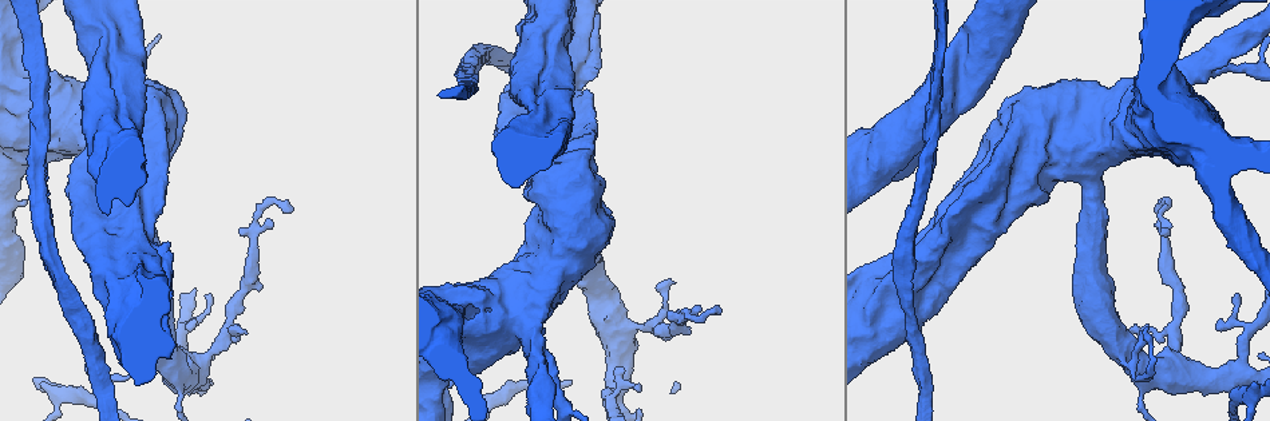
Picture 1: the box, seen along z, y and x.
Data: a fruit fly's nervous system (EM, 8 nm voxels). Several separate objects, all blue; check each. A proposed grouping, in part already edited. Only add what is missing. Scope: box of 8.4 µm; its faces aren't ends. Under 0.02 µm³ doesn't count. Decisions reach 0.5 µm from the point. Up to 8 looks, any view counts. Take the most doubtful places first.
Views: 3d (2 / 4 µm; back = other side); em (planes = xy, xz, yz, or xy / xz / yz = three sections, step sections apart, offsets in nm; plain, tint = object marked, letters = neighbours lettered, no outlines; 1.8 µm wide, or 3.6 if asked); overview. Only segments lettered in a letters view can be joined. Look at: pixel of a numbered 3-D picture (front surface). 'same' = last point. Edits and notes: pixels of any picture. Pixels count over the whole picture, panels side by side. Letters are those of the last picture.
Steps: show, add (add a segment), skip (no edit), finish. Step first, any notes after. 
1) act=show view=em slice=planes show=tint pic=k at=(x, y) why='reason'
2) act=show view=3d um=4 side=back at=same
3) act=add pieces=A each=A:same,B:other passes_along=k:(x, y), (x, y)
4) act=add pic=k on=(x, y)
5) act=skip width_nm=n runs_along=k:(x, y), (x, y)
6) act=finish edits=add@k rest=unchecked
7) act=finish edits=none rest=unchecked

act=show view=em slice=planes show=tint pic=1 at=(487, 402) why='calibre changes'

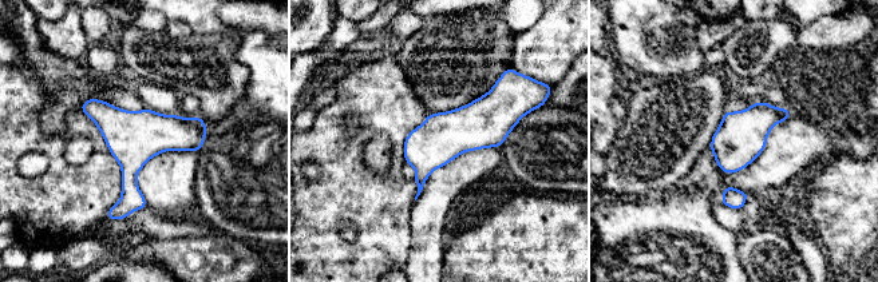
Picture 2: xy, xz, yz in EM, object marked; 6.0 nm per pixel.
act=show view=em slice=planes show=letters at=same

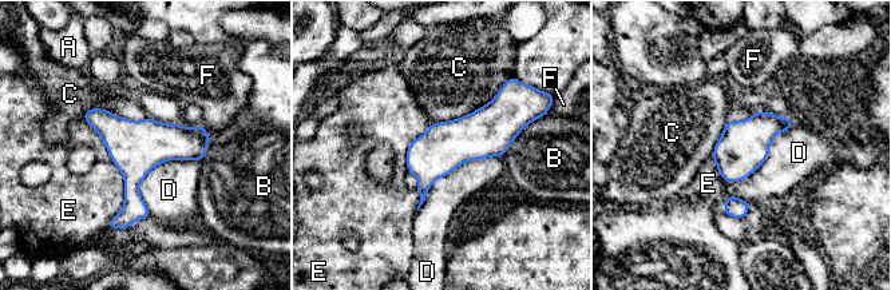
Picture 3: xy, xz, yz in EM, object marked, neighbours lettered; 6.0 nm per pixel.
act=skip longest_contact=E:700nm each=A:other,B:other,C:other,D:other,E:other,F:other border=3:(501, 157), (438, 178), (418, 210) found='none of them fits'

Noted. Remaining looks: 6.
act=show view=em slice=xz step=4 show=letters pic=1 at=(618, 372) why='branch stops here'

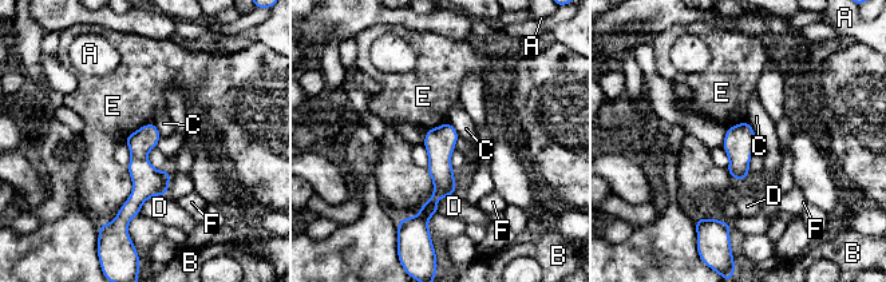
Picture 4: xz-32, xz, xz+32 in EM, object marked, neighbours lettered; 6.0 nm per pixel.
act=show view=em slice=planes show=letters at=same

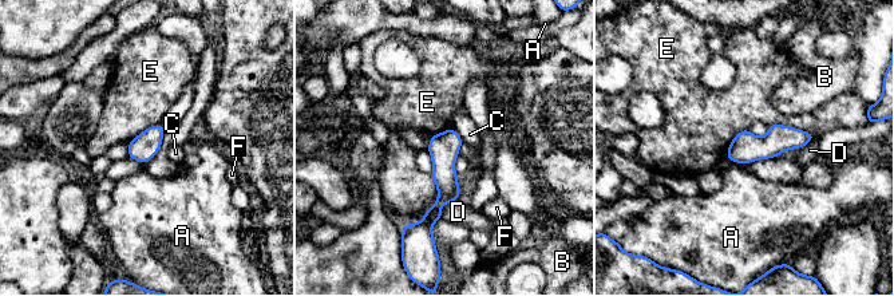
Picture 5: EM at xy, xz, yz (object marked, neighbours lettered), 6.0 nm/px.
act=skip width_nm=160 each=A:other,B:other,C:other,D:other,E:other,F:other runs_along=5:(453, 133), (444, 196), (424, 224) found='no lettered segment goes on from it'

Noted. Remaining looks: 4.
act=show view=3d um=4 pic=1 at=(480, 339) why='touches itself'

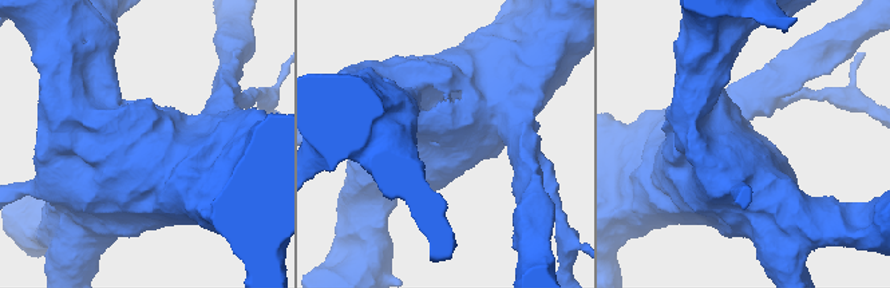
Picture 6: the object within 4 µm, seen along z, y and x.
act=show view=em slice=planes show=letters pic=6 at=(744, 121) why='need the tissue'

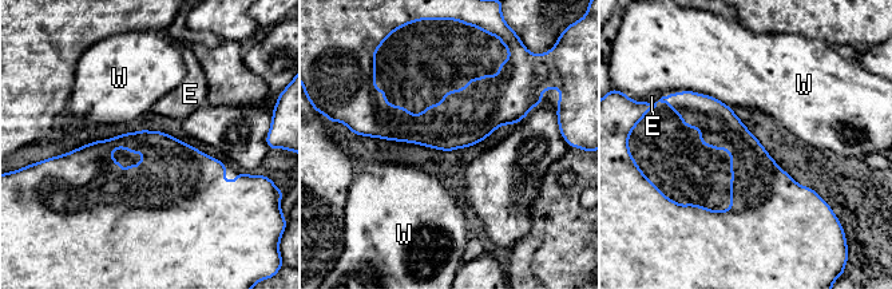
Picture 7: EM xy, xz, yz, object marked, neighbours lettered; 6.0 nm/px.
act=skip each=E:other,W:other border=7:(682, 90), (716, 97), (732, 107) found='no lettered segment goes on from it'

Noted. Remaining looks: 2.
act=show view=em um=3.6 slice=planes show=letters pic=1 at=(588, 276) why='branch point'

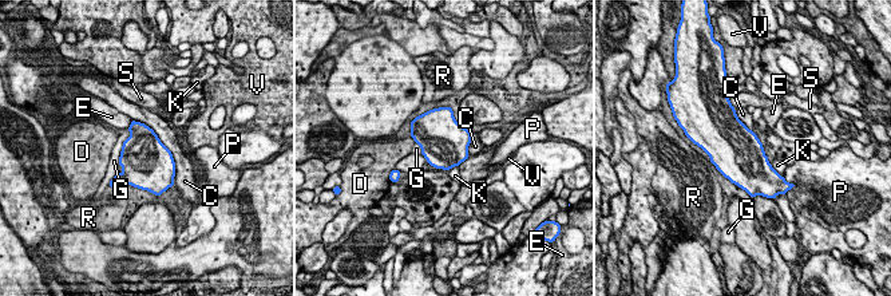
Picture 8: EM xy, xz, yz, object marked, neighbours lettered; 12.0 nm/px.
act=skip each=C:other,D:other,E:other,G:other,K:other,P:other,R:other,S:other,V:other border=8:(127, 129), (130, 135), (118, 164) found='no lettered segment goes on from it'

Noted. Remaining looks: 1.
act=finish edits=none rest=unchecked

